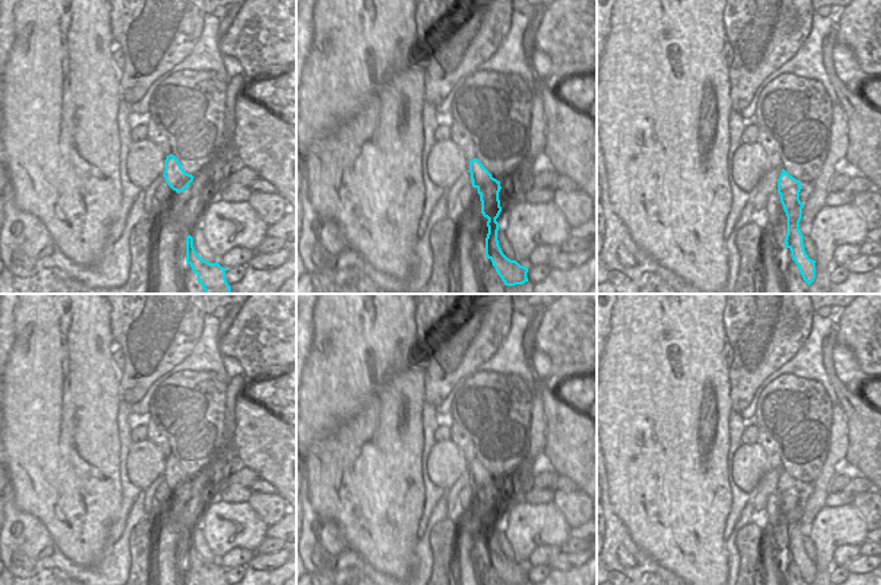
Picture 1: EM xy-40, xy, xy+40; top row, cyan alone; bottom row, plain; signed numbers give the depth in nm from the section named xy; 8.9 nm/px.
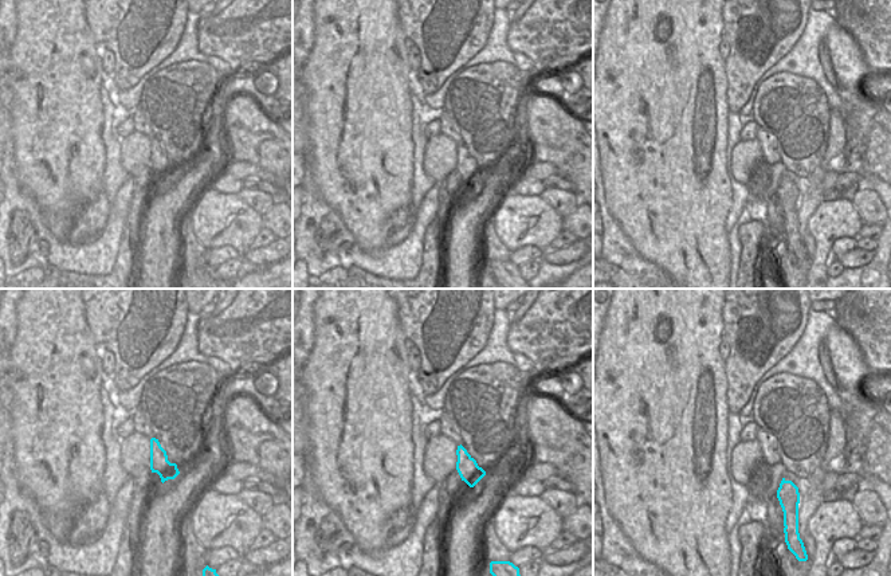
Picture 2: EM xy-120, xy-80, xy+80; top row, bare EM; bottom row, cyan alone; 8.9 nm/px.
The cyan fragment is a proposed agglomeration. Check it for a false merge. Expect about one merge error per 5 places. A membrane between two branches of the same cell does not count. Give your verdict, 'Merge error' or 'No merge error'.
No merge error.

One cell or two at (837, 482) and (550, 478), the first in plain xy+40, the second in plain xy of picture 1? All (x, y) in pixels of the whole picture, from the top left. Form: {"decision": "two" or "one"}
{"decision": "one"}

